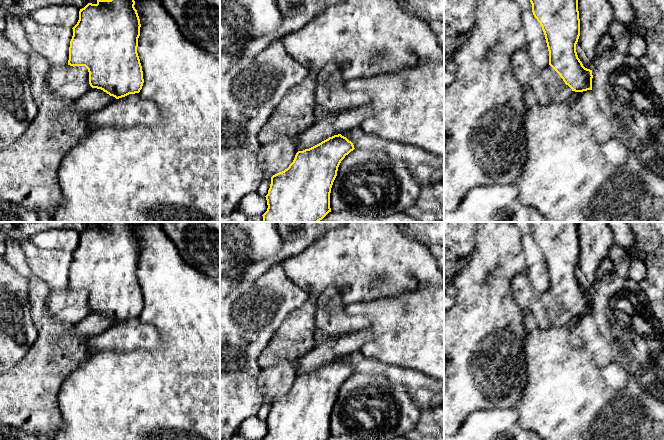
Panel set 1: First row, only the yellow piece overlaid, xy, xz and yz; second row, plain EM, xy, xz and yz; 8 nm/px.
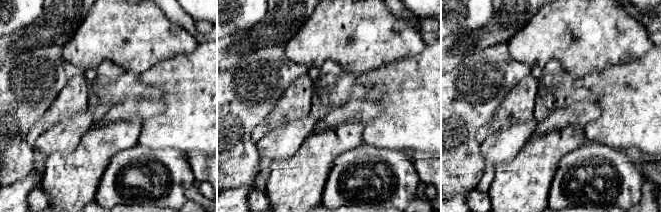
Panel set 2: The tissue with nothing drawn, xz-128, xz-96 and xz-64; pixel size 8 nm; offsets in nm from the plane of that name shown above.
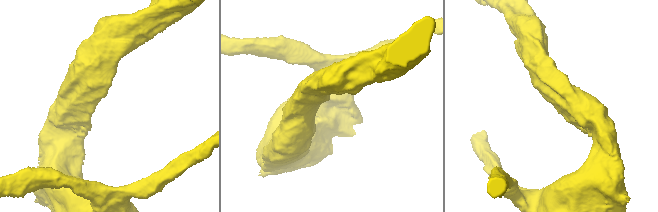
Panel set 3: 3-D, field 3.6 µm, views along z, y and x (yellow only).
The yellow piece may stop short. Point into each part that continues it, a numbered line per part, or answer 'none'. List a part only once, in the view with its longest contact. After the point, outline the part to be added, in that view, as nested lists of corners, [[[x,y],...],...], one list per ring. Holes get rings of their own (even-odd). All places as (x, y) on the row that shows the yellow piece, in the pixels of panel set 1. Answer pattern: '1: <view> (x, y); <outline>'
none

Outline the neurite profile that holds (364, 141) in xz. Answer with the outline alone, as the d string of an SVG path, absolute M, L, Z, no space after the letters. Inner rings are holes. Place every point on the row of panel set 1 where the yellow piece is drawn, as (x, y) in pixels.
M361 126L343 130L341 135L351 141L357 150L382 150L389 156L404 161L421 187L444 181L444 156L432 155L418 147L385 140L374 133L365 133Z

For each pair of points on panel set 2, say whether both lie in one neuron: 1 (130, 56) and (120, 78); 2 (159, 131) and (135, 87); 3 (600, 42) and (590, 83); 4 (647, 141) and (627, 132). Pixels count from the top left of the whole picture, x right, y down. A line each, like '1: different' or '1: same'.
1: different
2: different
3: different
4: same

